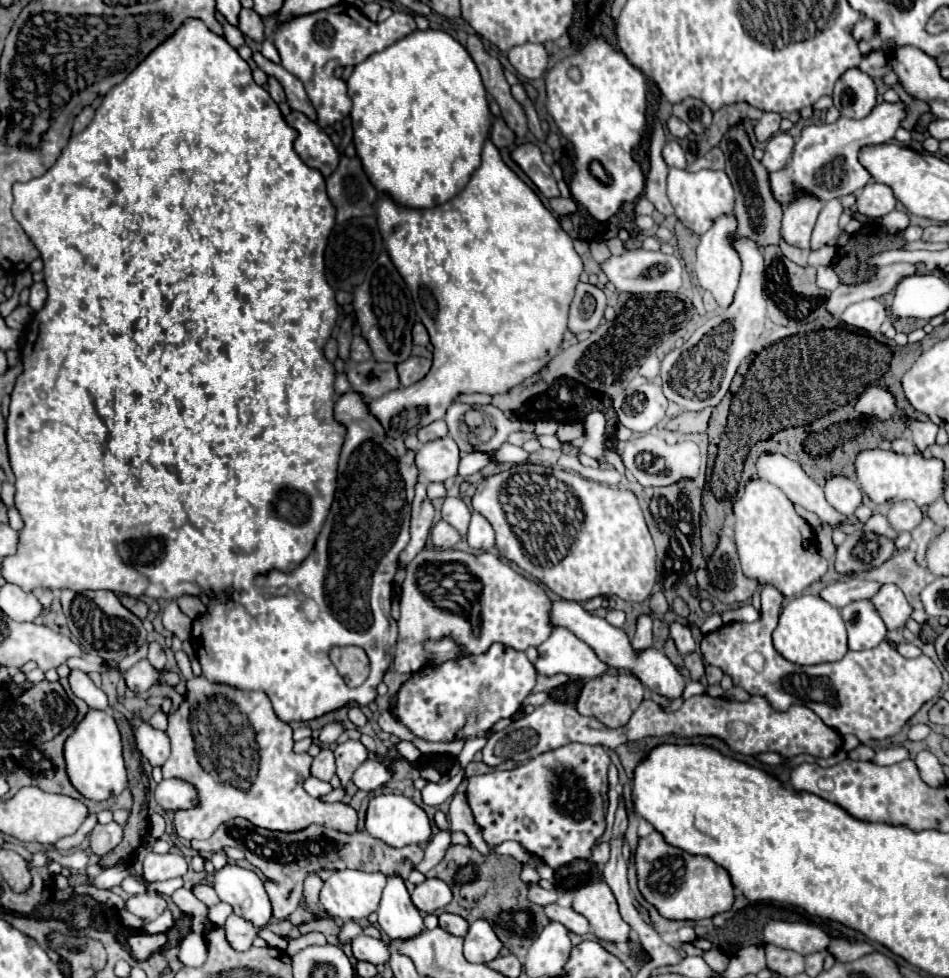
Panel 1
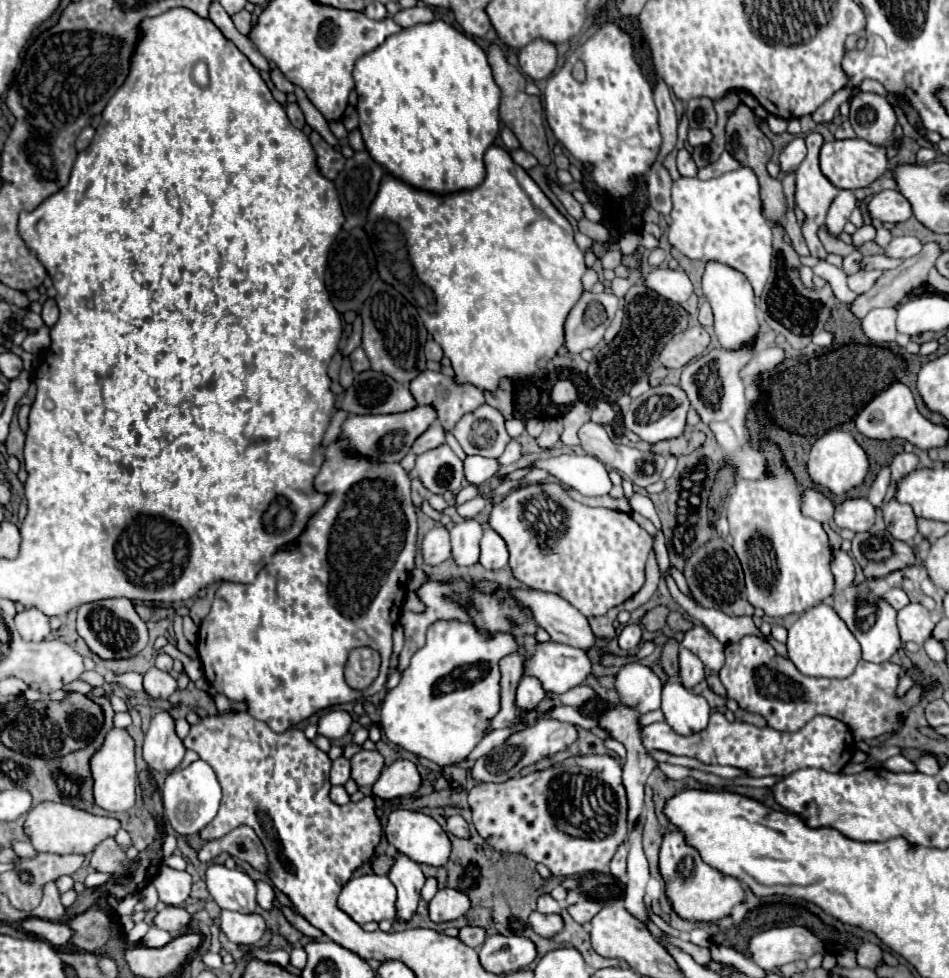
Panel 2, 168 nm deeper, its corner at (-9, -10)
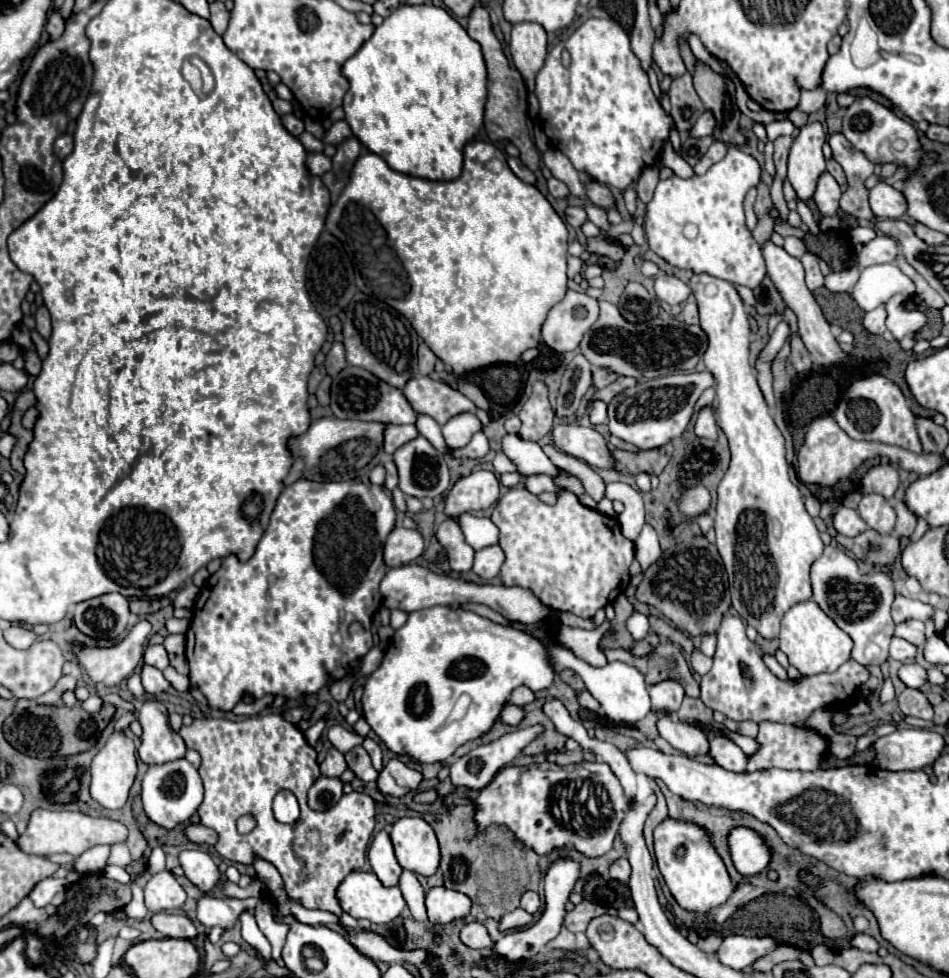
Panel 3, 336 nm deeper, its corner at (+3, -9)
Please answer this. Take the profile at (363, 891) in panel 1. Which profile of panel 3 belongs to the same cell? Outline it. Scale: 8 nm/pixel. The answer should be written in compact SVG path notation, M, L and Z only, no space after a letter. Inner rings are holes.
M354 871L350 873L342 885L338 887L338 899L340 899L340 905L346 913L350 913L354 919L368 919L372 923L390 923L392 919L396 919L402 909L406 907L406 901L402 897L402 891L398 885L392 885L392 887L384 887L380 883L380 879L376 877L374 871L370 873L364 873L364 871Z

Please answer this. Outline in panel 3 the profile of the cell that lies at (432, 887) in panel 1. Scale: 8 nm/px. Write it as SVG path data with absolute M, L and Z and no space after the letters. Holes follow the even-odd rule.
M432 887L426 895L426 907L428 907L428 919L430 923L450 923L454 919L462 919L470 913L472 901L460 893L446 887Z

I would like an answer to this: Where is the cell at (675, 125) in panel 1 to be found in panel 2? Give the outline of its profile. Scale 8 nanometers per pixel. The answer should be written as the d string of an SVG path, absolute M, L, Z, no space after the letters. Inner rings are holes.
M688 130L688 144L690 144L690 146L708 144L710 140L712 140L710 130Z

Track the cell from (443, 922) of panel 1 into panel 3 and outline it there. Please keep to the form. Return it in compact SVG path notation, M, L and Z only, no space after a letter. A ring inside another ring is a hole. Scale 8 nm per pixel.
M466 923L460 931L460 939L470 949L488 949L488 947L492 947L492 939L490 939L486 927L480 925L480 923Z

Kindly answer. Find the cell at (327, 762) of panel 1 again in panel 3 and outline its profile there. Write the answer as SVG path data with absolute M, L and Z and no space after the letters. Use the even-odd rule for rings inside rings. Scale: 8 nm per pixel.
M330 749L328 755L326 755L326 759L320 763L320 771L326 777L340 777L346 771L344 755L340 751L336 751L336 749Z

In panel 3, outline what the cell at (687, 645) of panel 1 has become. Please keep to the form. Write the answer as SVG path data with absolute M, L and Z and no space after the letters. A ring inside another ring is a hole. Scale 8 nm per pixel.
M662 681L662 683L650 687L650 699L652 699L654 713L676 715L676 711L682 705L682 699L684 699L684 689L674 681Z

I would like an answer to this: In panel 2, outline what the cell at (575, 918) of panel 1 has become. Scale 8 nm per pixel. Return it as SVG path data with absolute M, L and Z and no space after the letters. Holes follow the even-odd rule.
M532 912L530 914L530 926L534 928L534 932L538 932L544 938L552 938L558 932L564 930L564 920L560 914L540 914L540 912Z

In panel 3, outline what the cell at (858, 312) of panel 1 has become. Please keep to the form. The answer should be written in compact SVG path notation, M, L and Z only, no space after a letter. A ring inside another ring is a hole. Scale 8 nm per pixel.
M878 307L870 313L866 313L864 327L866 327L866 331L870 331L874 335L882 335L886 331L886 309Z

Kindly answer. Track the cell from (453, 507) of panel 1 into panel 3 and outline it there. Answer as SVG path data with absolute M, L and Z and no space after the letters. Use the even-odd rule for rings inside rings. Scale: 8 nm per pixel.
M446 519L436 533L440 545L448 553L448 563L454 573L468 573L474 561L474 549L464 541L464 535L454 519Z

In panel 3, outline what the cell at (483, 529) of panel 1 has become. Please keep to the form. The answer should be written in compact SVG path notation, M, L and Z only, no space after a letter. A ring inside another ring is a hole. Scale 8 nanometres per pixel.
M498 545L486 547L486 549L482 549L482 551L476 551L472 571L474 571L480 579L490 581L490 579L494 579L494 577L500 573L502 563L504 563L504 551L502 551Z

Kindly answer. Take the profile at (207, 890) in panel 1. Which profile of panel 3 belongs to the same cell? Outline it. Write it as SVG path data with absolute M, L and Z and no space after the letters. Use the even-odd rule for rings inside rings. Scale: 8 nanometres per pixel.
M202 895L200 899L196 899L196 913L198 913L198 921L204 927L224 927L230 929L236 921L238 915L244 909L254 909L256 899L222 899L222 897L214 897L214 895Z

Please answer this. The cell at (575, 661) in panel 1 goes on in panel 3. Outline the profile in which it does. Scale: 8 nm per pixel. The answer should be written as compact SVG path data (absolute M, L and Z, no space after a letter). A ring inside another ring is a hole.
M434 605L434 607L426 607L426 609L418 609L418 611L412 611L408 615L408 621L396 629L396 633L392 635L392 641L386 649L386 655L380 663L380 667L368 677L366 681L366 687L364 687L364 695L362 695L362 709L364 709L364 719L368 721L368 725L372 727L372 731L386 743L386 747L398 755L410 755L422 763L438 763L438 761L446 761L460 745L468 743L468 741L474 741L478 739L480 735L488 733L488 729L496 723L502 707L508 703L510 699L510 693L520 687L520 685L526 685L530 687L532 691L542 691L542 689L548 689L552 685L552 679L554 679L554 669L548 665L546 657L544 657L544 647L538 639L534 639L532 635L528 635L526 631L520 631L520 629L514 629L510 625L500 625L500 623L494 623L486 617L480 617L472 611L464 611L462 607L458 605Z

